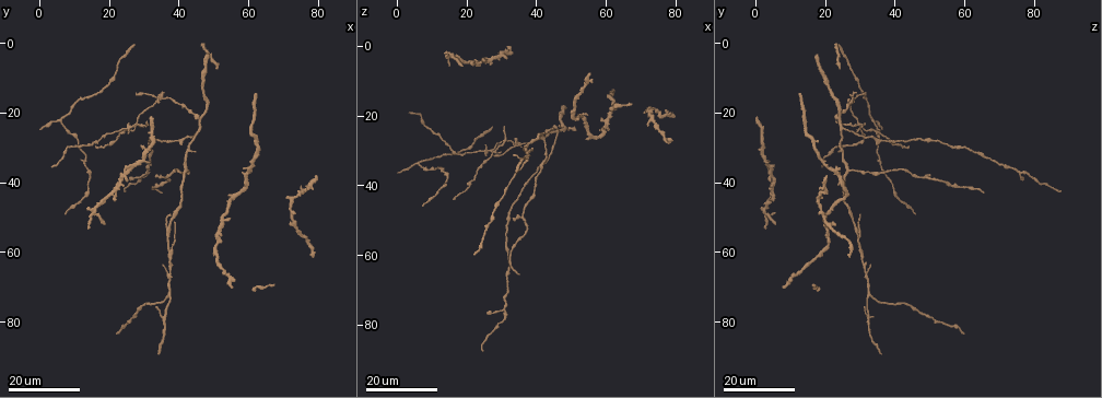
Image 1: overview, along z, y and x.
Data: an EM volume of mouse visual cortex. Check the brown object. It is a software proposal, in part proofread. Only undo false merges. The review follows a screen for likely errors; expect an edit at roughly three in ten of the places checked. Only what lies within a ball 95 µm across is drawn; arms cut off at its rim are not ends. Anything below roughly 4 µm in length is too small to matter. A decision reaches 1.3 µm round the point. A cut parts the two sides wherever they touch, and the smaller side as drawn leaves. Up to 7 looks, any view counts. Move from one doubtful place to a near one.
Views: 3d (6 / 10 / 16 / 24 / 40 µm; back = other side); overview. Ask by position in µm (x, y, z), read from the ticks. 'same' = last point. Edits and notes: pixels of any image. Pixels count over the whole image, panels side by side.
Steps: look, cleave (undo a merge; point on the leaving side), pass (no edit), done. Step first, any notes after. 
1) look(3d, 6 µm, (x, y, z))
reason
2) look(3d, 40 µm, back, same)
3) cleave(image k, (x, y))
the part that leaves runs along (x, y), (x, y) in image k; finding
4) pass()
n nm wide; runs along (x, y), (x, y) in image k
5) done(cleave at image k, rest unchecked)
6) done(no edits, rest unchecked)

look(3d, 24 µm, (38.0, 66.5, 32.0))
side arm on a straight run

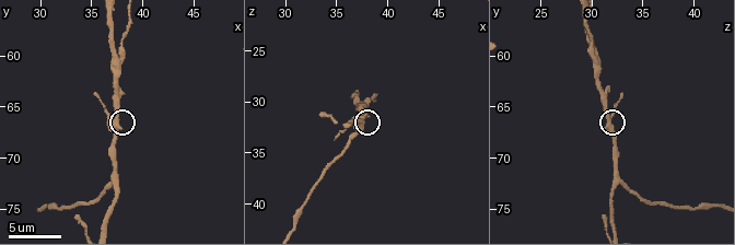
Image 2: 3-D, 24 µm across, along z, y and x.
look(3d, 10 µm, (37.4, 65.8, 31.4))

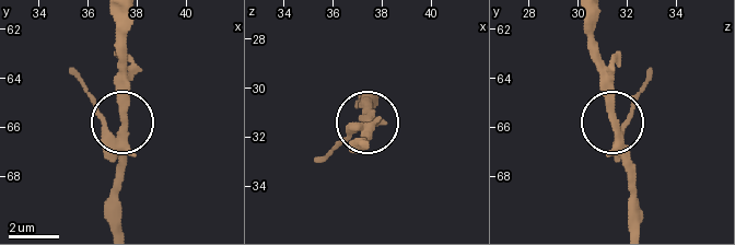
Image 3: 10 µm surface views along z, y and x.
cleave(image 3, (97, 117))
3 arms; the part that leaves runs along (118, 144), (70, 68) in image 3; a second cell is stuck on

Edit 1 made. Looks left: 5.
look(3d, 24 µm, (55.5, 46.0, 23.0))
three-way junction

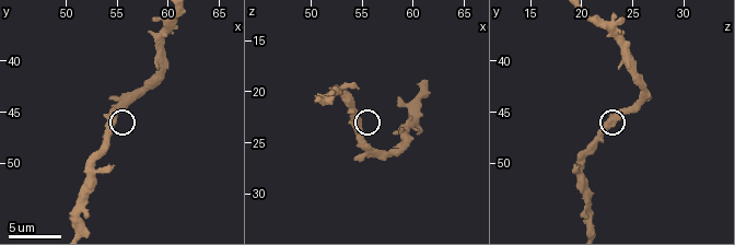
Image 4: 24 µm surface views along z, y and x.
look(3d, 6 µm, (54.8, 45.8, 23.0))

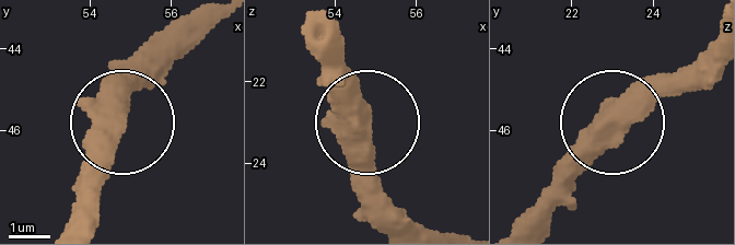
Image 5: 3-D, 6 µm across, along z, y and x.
pass()
3 arms; all the same cell

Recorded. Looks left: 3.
look(3d, 6 µm, (37.2, 72.4, 32.4))
a fork

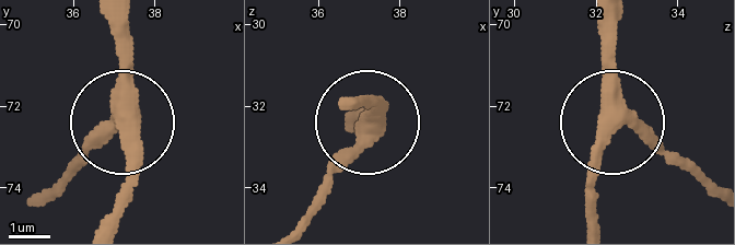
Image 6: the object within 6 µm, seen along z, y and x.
look(3d, 6 µm, back, (37.40, 72.35, 32.65))

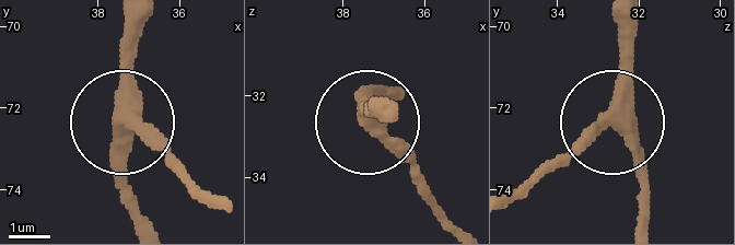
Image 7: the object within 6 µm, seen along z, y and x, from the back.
pass()
runs along (128, 22), (118, 137), (128, 217) in image 7; one cell here

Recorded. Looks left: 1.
done(cleave at image 3, rest unchecked)

